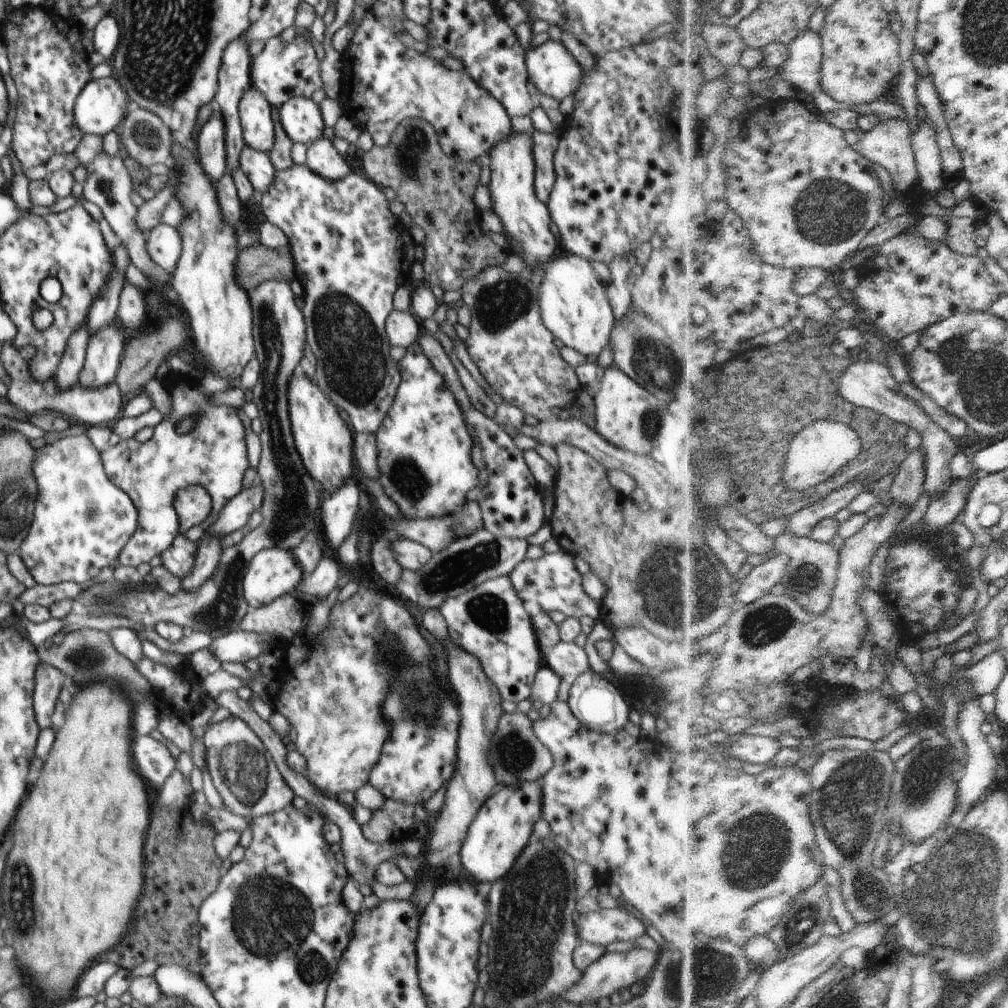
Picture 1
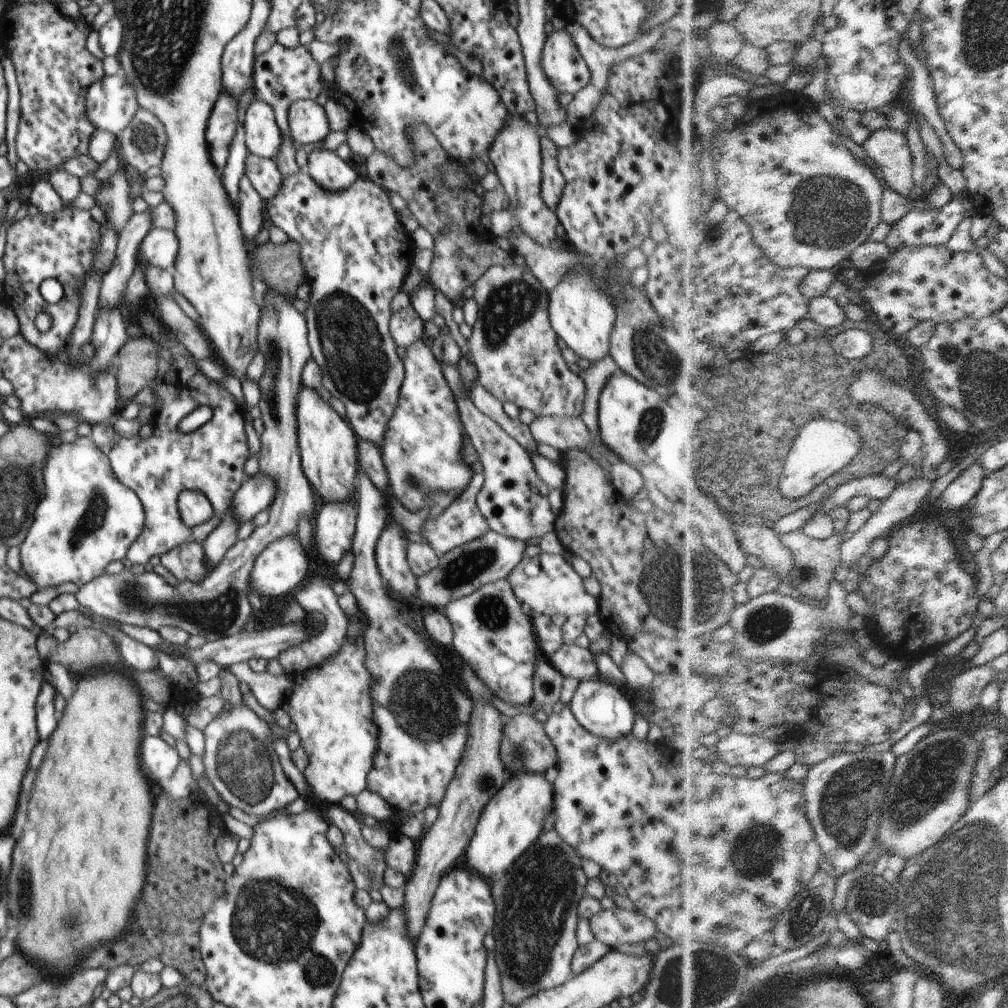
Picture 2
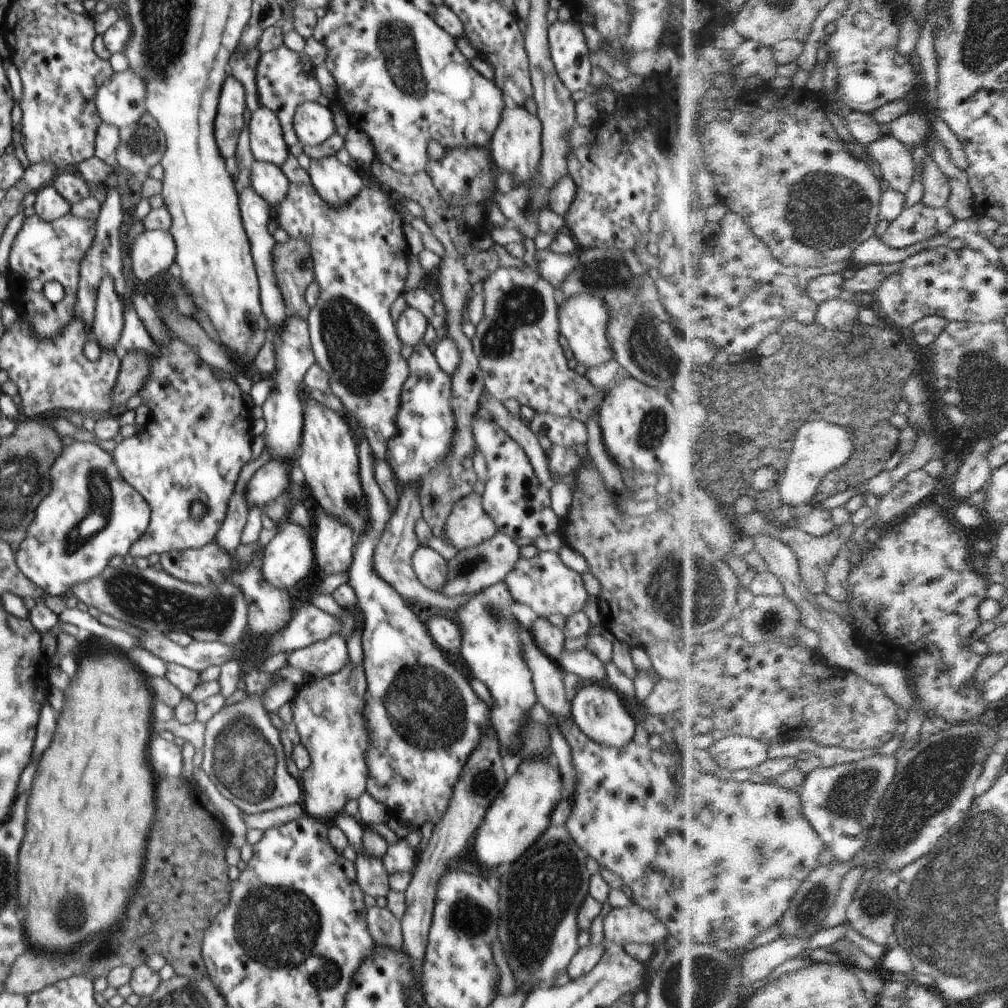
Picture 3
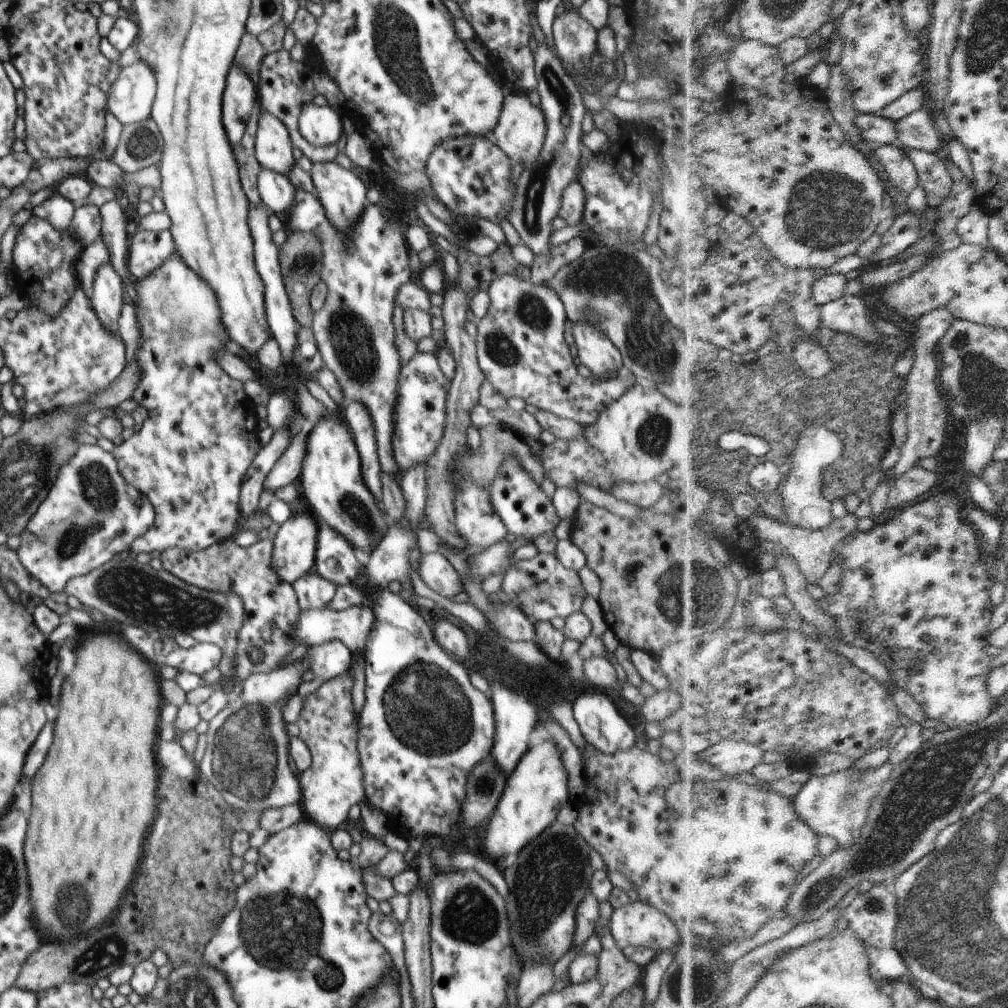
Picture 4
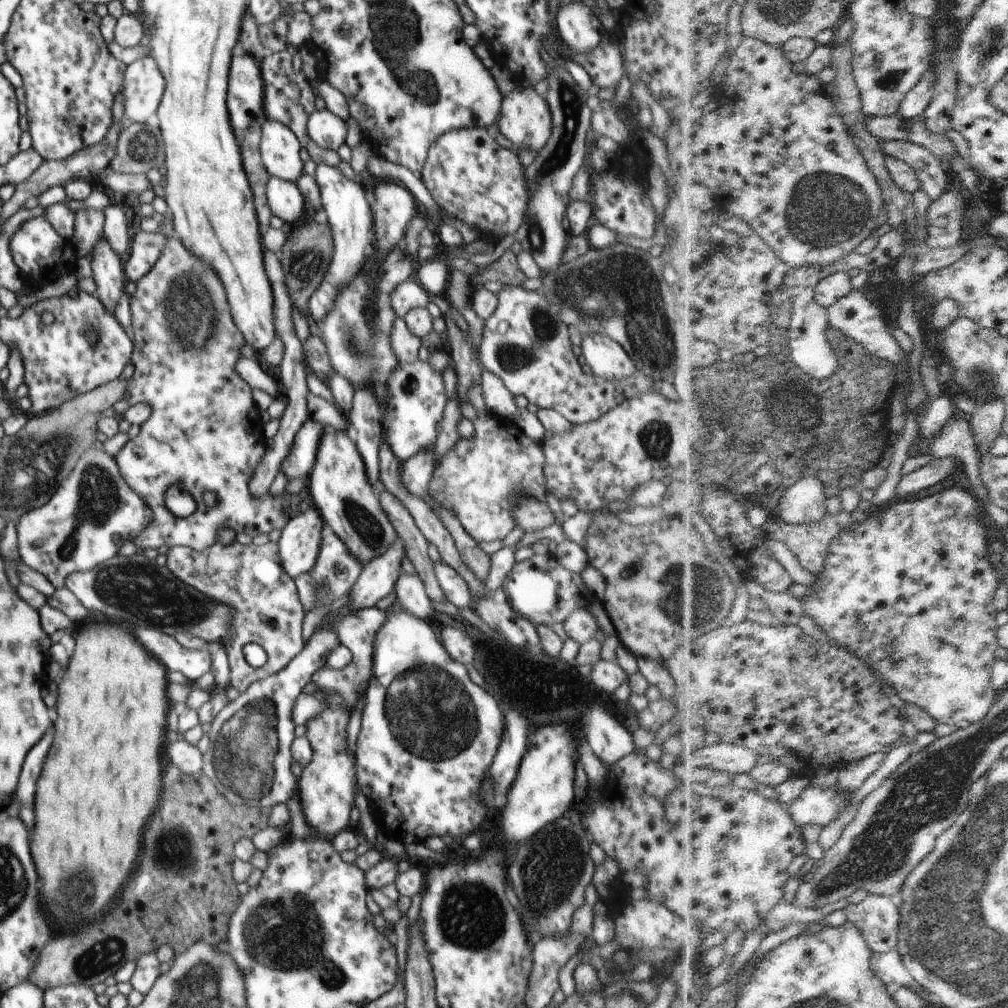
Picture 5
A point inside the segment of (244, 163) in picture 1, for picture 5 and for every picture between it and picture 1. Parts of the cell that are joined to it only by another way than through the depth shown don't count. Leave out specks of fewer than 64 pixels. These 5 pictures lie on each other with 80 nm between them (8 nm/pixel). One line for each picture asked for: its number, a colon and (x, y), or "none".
2: (263, 173)
3: (267, 180)
4: (277, 193)
5: (285, 201)

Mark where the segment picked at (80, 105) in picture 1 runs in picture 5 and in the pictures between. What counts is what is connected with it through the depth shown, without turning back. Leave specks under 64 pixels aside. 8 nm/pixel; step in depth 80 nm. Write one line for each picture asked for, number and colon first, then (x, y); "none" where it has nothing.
2: (110, 104)
3: (120, 101)
4: (131, 98)
5: (143, 85)

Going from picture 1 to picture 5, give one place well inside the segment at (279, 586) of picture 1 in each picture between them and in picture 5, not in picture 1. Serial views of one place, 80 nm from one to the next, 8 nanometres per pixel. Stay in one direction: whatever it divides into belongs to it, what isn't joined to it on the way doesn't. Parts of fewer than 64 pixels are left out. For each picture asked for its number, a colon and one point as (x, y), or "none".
2: (284, 565)
3: (288, 558)
4: (294, 546)
5: (299, 544)

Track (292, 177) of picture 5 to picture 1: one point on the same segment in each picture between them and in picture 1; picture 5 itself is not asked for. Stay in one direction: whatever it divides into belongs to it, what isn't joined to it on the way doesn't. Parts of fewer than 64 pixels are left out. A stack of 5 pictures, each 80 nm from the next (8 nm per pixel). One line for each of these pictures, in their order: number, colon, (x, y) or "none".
1: (255, 113)
2: (262, 137)
3: (267, 144)
4: (274, 151)

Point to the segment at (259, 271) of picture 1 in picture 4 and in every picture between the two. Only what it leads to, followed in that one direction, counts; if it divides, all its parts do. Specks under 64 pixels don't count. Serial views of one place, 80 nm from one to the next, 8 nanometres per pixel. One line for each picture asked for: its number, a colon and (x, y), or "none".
2: (279, 266)
3: (294, 271)
4: (300, 257)

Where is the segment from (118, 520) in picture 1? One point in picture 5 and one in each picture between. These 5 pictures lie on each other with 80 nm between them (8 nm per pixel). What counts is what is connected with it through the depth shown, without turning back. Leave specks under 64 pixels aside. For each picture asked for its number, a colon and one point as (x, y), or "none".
2: (87, 519)
3: (91, 516)
4: (91, 514)
5: (76, 530)

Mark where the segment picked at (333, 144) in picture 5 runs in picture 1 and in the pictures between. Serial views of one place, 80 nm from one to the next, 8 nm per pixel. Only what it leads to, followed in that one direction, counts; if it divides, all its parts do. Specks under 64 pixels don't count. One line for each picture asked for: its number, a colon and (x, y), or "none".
1: (301, 118)
2: (307, 121)
3: (313, 123)
4: (321, 126)

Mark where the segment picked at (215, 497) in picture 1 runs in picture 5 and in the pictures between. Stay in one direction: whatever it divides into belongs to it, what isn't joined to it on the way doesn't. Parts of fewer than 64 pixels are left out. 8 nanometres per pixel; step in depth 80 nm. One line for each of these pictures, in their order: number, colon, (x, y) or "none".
2: (211, 459)
3: (199, 436)
4: (189, 459)
5: (205, 433)

